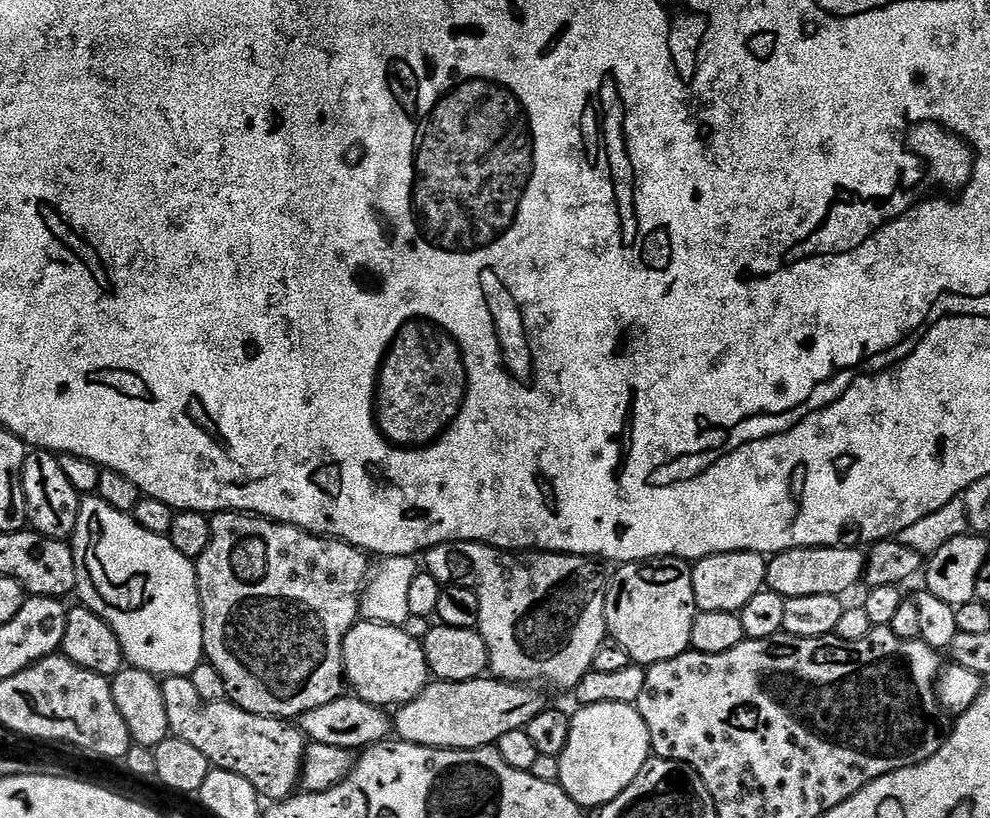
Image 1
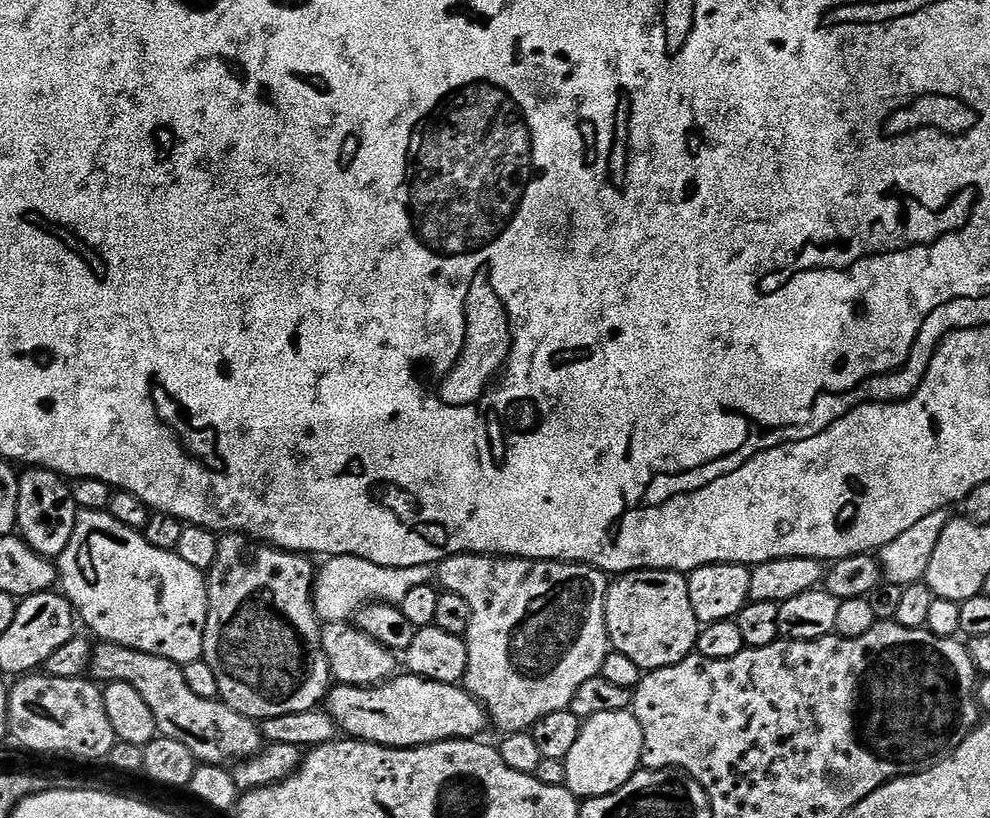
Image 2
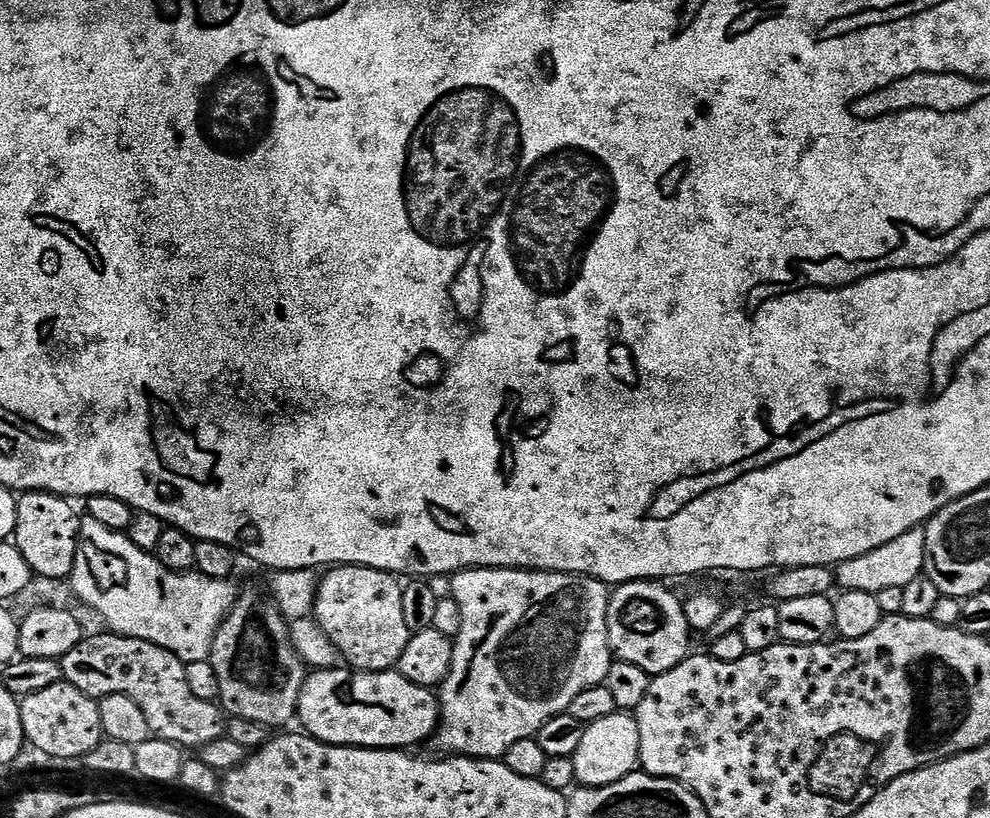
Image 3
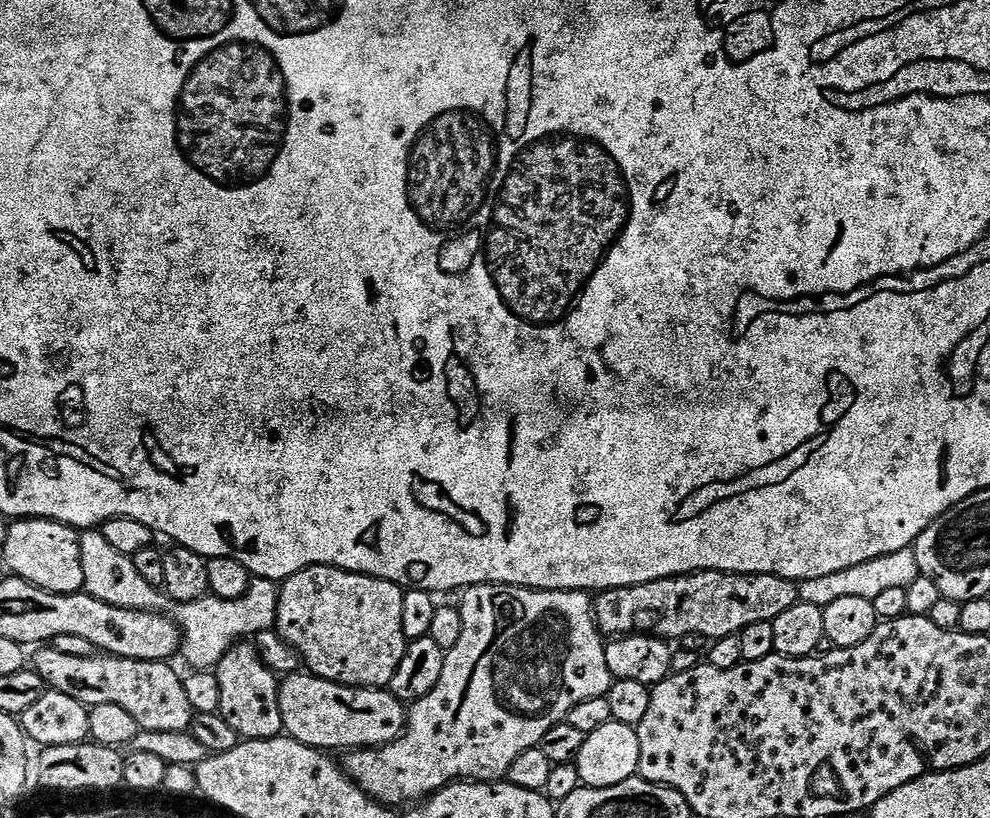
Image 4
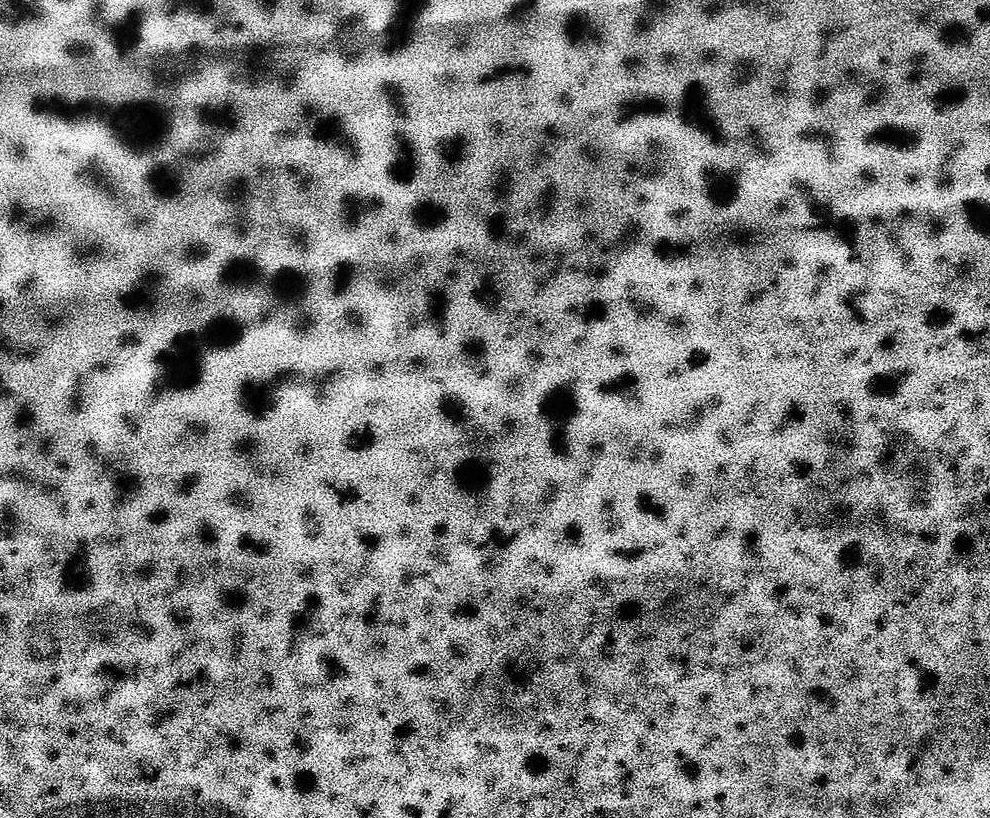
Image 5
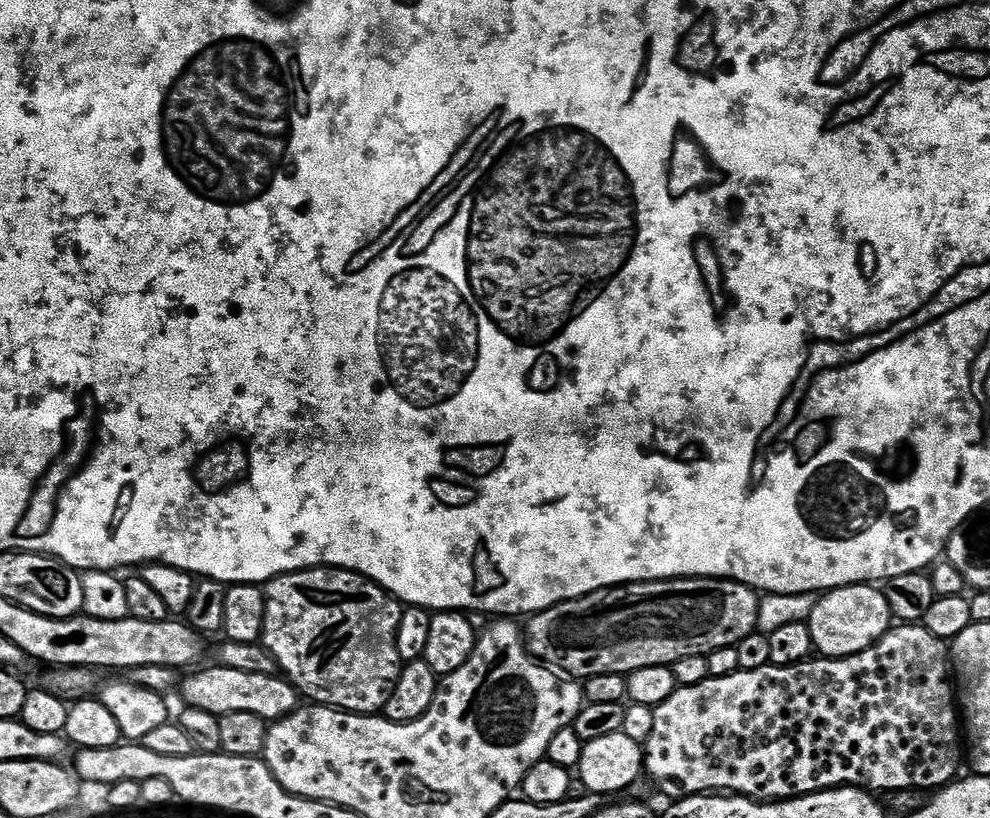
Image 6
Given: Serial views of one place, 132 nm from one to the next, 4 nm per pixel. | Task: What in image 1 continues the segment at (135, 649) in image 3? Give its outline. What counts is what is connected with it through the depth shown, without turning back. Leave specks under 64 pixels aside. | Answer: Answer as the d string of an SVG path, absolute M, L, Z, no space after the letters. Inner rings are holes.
M165 676L160 689L162 702L166 702L169 733L206 754L212 768L242 774L268 802L286 800L297 791L306 737L295 723L279 716L250 714L229 699L206 702L194 690L191 676Z

